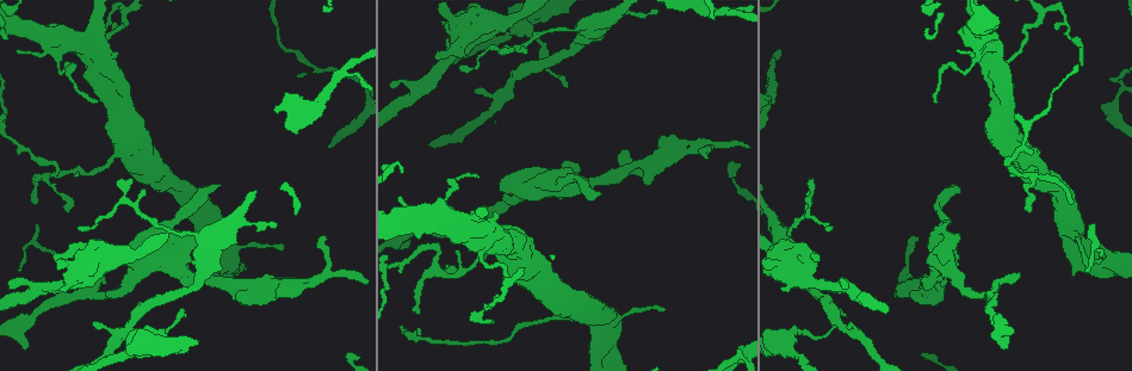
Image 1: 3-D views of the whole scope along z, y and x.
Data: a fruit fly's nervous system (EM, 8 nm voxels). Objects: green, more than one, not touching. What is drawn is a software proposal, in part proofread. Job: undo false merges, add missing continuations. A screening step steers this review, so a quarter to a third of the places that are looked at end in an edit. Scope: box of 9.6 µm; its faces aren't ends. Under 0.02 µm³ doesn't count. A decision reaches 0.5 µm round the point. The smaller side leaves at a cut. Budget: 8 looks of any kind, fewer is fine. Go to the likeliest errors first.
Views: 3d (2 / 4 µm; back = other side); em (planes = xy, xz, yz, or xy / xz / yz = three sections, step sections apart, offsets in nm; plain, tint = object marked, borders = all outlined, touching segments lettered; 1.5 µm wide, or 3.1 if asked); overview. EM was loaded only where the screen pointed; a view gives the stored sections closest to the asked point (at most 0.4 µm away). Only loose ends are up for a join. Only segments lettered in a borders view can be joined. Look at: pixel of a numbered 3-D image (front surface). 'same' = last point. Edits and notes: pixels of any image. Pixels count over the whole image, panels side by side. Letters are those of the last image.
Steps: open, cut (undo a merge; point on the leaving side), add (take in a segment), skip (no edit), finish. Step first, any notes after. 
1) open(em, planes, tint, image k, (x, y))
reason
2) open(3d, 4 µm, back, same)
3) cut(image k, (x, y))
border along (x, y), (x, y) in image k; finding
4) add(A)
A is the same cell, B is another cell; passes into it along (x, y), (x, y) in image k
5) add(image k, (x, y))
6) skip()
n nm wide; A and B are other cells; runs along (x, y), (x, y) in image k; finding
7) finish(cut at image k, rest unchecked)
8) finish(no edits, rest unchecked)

open(em, yz, step 4, borders, image 1, (782, 287))

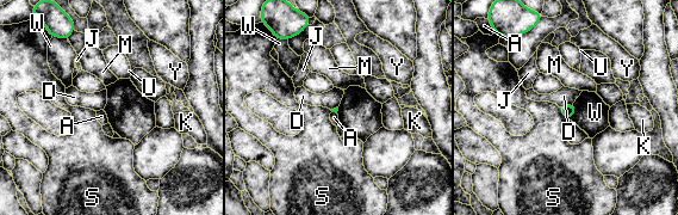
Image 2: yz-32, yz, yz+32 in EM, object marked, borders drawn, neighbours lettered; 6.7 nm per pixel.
skip()
A, D, J, K, M, S, U, W and Y are other cells; border along (572, 103), (559, 106) in image 2; none of them fits

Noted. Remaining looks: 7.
open(3d, 2 µm, image 1, (487, 257))
free end

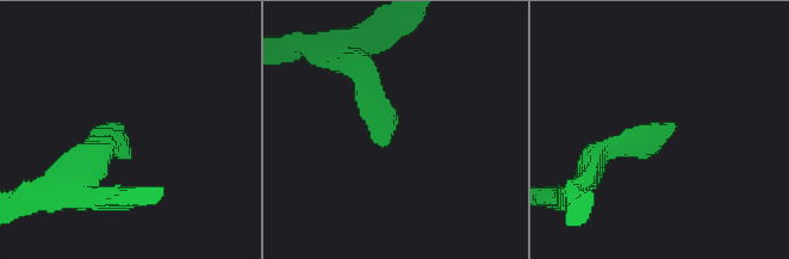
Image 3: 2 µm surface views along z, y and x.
open(em, planes, borders, image 3, (118, 125))
shape alone is not enough

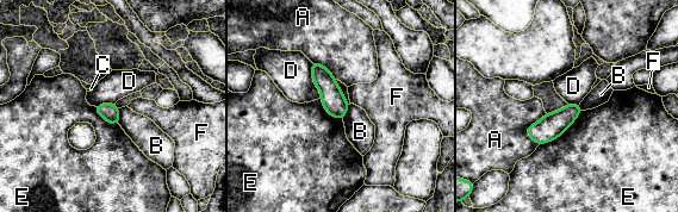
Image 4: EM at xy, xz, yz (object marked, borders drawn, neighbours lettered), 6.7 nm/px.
skip()
E touches over 380 nm; A, B, C, D, E and F are other cells; border along (310, 62), (311, 79), (321, 98) in image 4; none of them fits

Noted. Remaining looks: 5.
open(em, xy, step 4, borders, image 1, (568, 86))
branch stops here

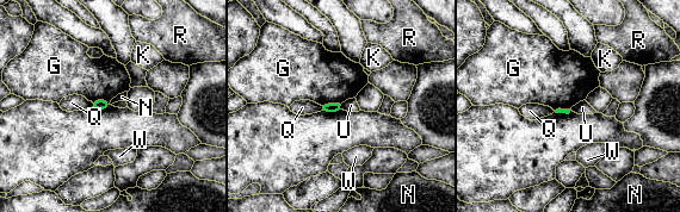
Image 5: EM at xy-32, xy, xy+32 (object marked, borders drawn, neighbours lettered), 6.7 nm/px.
skip()
G, K, N, Q, R, U and W are other cells; border along (110, 100), (93, 99), (91, 101) in image 5; none of them fits

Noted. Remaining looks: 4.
finish(no edits, rest unchecked)

